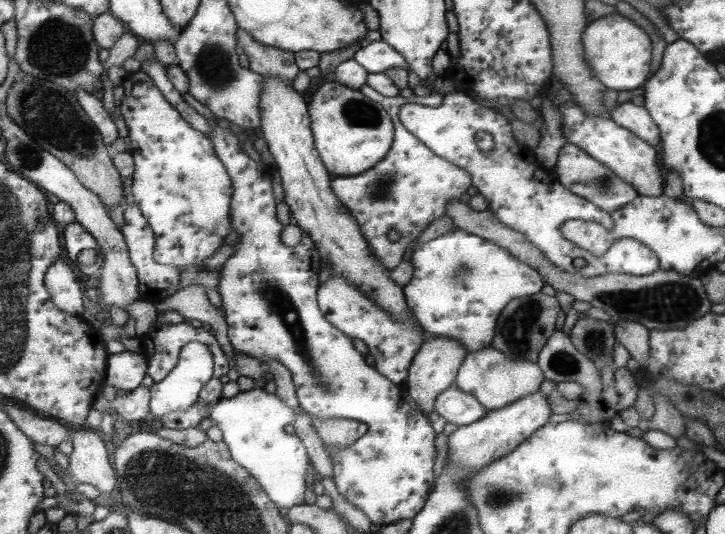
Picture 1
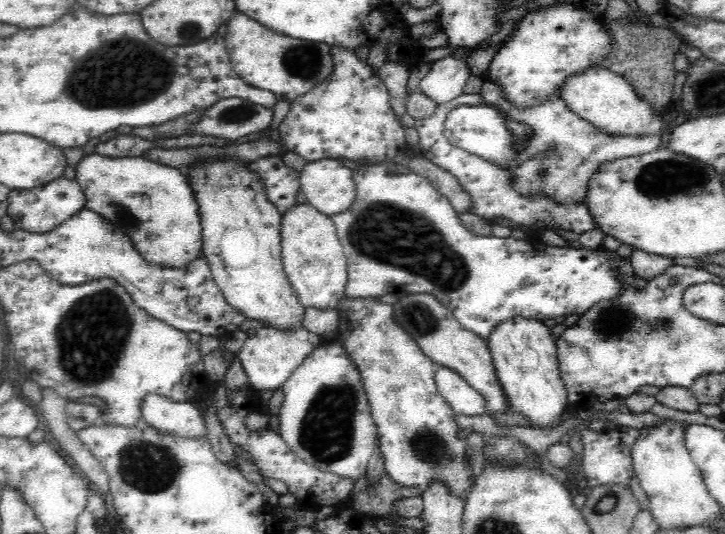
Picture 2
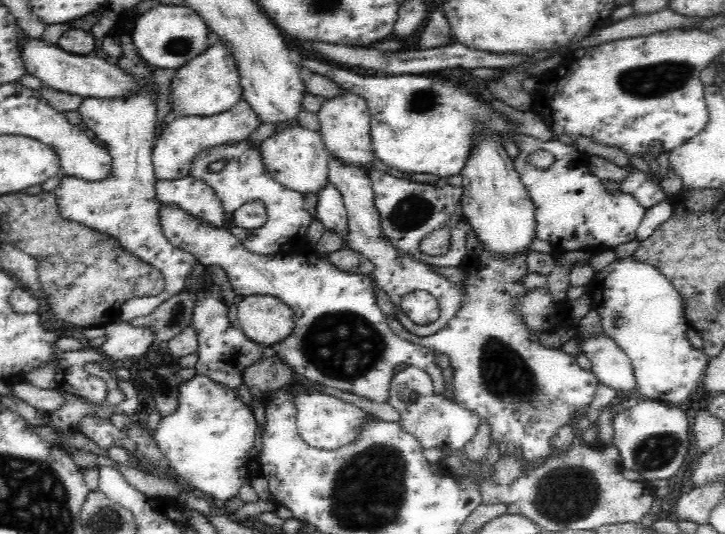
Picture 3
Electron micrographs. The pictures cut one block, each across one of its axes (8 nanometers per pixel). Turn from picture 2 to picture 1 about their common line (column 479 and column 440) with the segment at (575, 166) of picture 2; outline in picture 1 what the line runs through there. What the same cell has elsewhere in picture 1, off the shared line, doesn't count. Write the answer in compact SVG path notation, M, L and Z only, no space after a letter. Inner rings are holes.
M455 92L445 94L439 108L427 108L425 104L407 104L403 108L403 124L437 156L445 158L447 162L463 168L473 178L473 186L477 194L487 200L487 210L501 222L503 226L519 232L531 246L535 246L545 262L553 264L565 274L581 276L581 278L599 278L605 274L631 274L631 276L645 276L659 270L659 260L653 250L645 248L641 242L635 240L615 240L613 246L605 252L603 258L595 258L593 254L577 248L575 244L563 240L559 226L565 220L583 220L601 224L607 230L615 228L611 214L597 210L591 202L573 196L567 192L555 176L535 160L535 154L529 148L523 148L515 142L511 134L511 124L505 116L497 110L483 108L475 104L467 94ZM489 132L493 136L493 150L485 154L479 150L475 134ZM583 258L587 266L583 270L573 268L573 260Z

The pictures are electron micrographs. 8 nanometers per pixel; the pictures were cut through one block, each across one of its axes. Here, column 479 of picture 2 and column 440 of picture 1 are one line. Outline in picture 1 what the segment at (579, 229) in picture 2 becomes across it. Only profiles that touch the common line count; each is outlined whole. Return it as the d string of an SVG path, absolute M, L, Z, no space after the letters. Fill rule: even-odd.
M363 84L361 92L369 100L379 102L391 116L395 126L393 146L379 164L361 172L361 176L335 178L329 188L333 190L333 196L341 200L341 206L345 206L349 216L357 220L357 228L363 232L363 240L371 250L369 256L373 256L373 260L383 266L383 270L393 270L397 268L397 264L401 264L401 258L407 246L415 240L415 236L419 236L433 220L445 216L445 204L451 200L461 200L461 196L465 196L469 186L473 186L473 178L463 168L447 162L425 144L421 144L421 140L403 124L401 114L407 104L425 104L427 108L439 108L443 100L441 94L431 92L429 96L415 96L411 92L405 92L387 98L367 84ZM391 230L399 234L397 242L389 242L387 232Z

